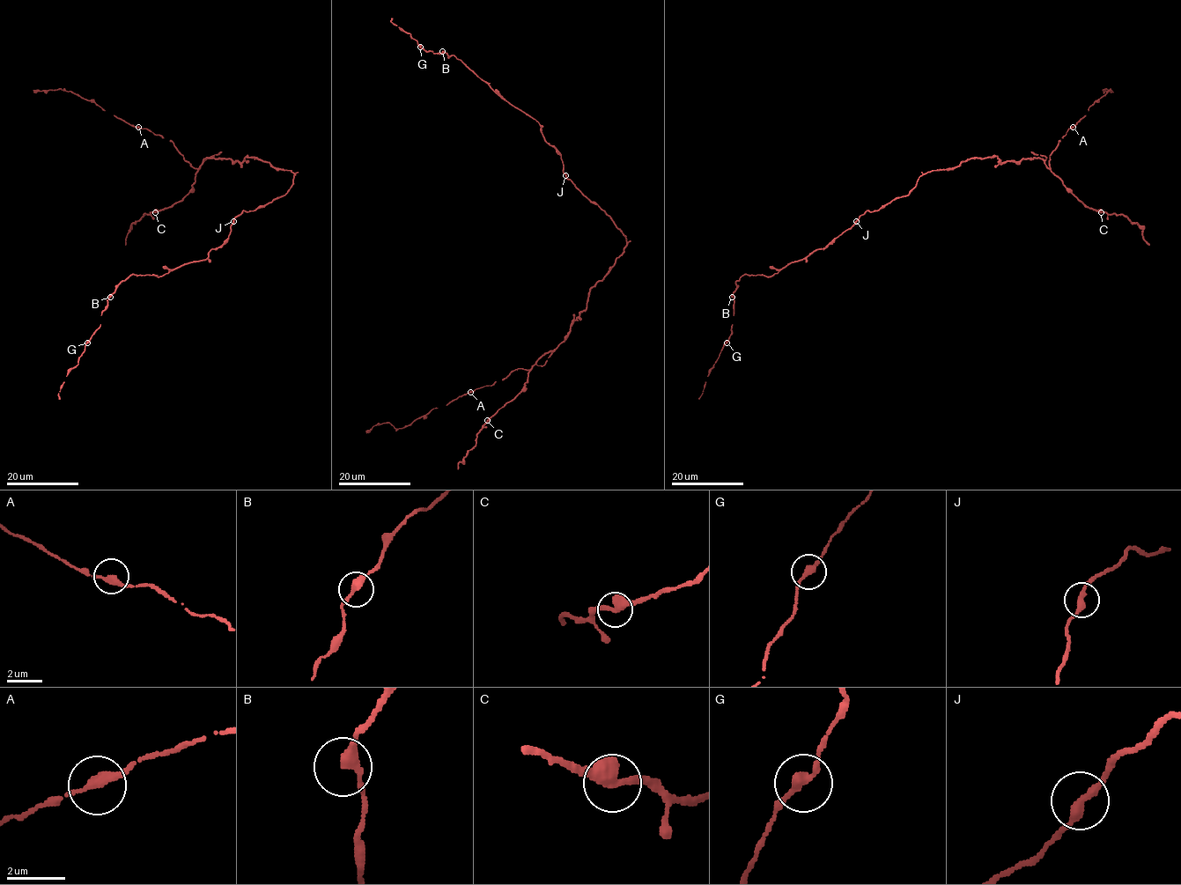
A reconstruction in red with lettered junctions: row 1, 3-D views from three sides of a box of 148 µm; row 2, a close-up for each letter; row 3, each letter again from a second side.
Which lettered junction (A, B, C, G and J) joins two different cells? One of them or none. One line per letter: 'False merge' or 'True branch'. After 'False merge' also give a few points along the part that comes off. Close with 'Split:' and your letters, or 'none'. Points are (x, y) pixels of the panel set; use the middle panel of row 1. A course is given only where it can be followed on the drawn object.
A: True branch
B: True branch
C: True branch
G: True branch
J: True branch
Split: none

